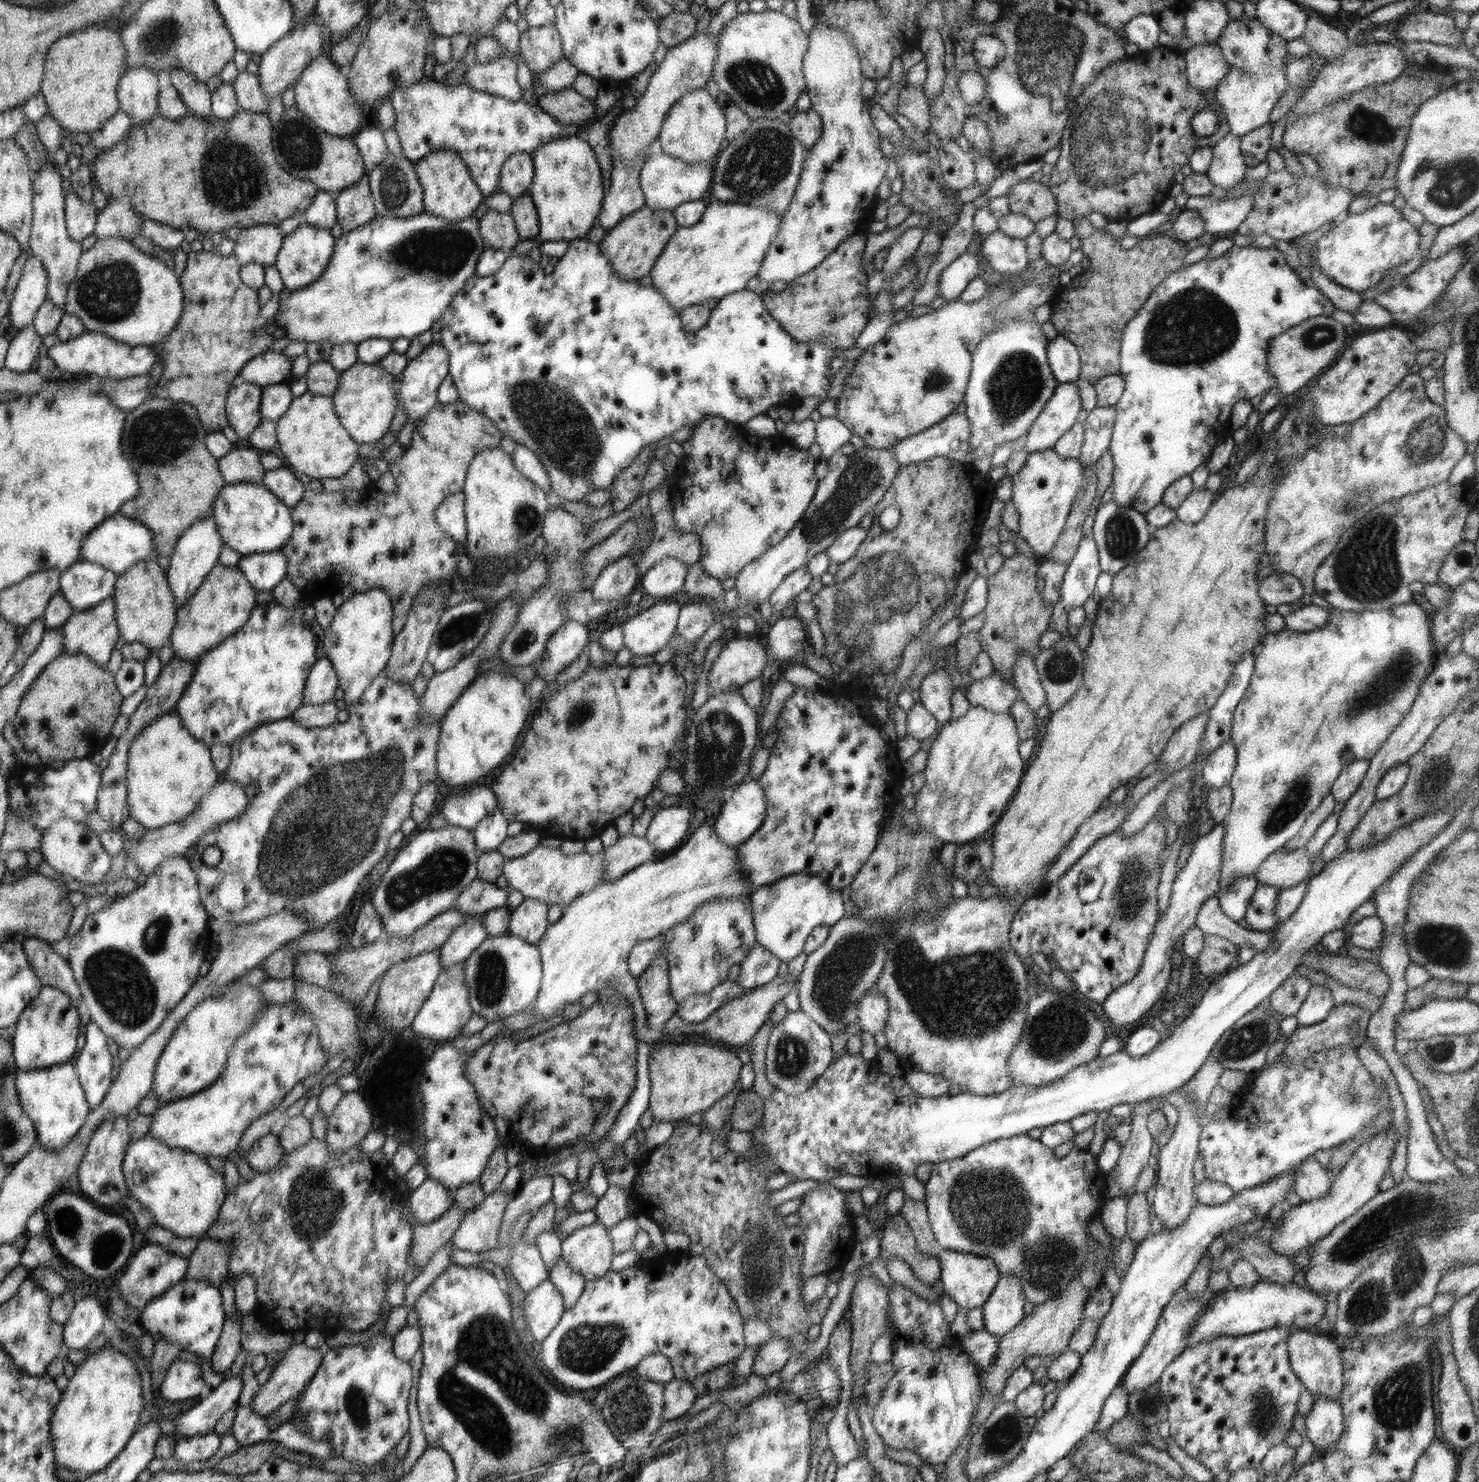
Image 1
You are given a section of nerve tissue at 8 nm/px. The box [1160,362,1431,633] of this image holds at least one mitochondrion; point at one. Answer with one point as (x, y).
(1366, 569)

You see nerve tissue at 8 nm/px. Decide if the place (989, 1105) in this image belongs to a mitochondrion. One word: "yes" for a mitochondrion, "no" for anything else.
no

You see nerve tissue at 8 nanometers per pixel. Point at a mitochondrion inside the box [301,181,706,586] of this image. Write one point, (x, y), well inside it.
(552, 420)

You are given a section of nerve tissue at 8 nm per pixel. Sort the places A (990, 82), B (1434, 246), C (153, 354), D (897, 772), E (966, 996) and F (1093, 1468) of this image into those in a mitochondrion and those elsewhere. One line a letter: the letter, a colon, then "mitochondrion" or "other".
A: other
B: other
C: other
D: other
E: mitochondrion
F: other

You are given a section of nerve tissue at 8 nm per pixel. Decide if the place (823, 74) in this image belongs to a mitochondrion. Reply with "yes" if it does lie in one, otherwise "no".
no

